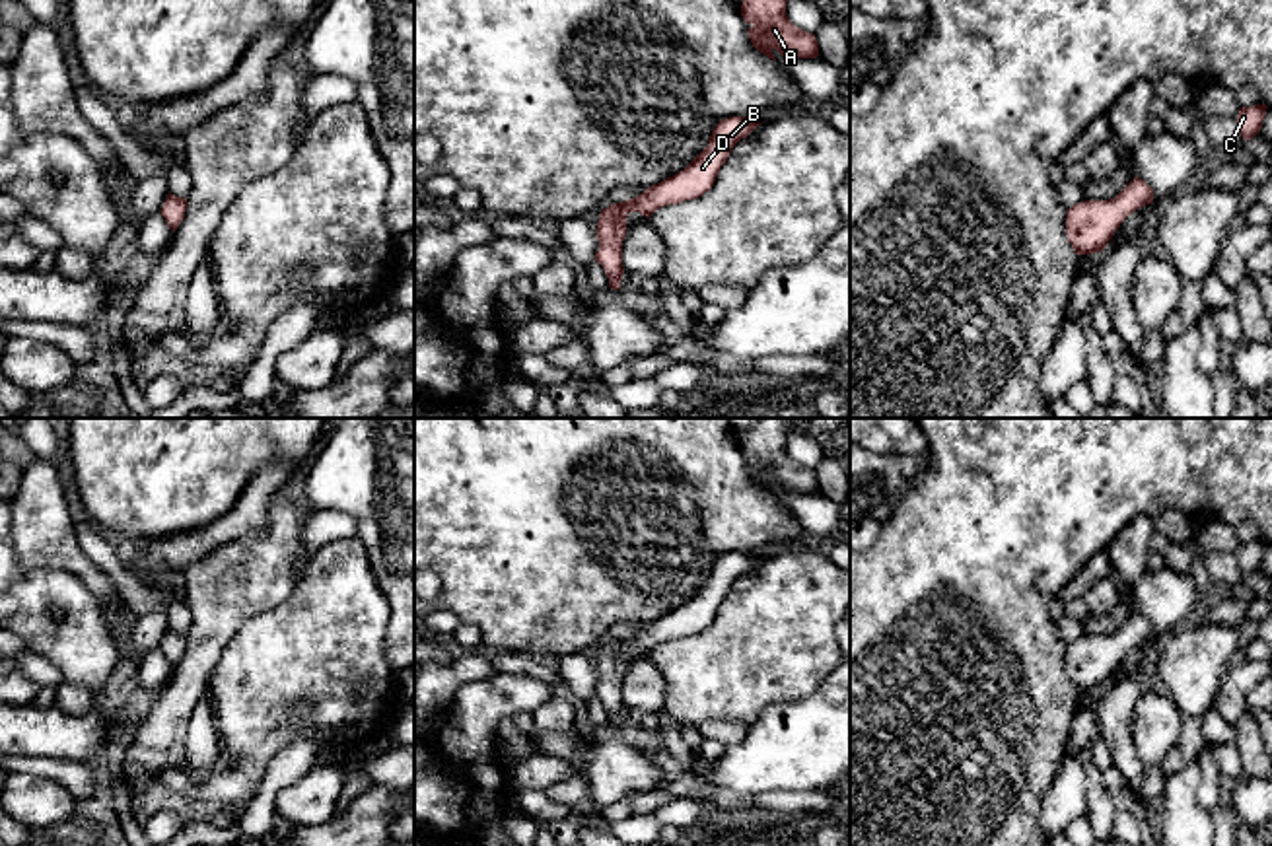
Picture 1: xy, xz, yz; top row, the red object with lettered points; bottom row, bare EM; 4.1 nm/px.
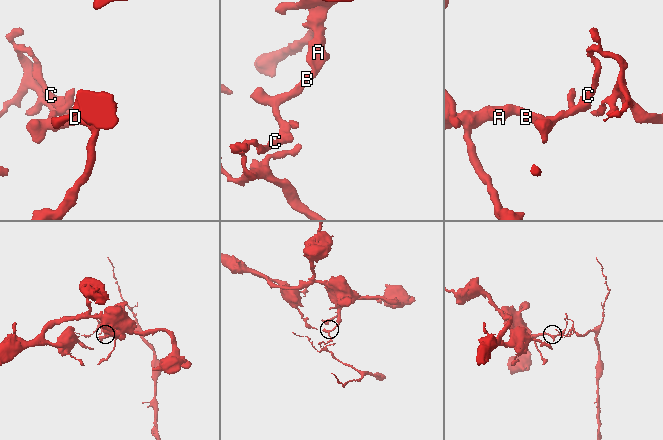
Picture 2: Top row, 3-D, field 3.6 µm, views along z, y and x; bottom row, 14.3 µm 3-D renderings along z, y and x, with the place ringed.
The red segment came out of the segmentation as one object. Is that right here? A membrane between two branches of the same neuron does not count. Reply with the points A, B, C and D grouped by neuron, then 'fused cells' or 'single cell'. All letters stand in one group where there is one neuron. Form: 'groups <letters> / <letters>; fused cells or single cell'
groups A B D / C; fused cells

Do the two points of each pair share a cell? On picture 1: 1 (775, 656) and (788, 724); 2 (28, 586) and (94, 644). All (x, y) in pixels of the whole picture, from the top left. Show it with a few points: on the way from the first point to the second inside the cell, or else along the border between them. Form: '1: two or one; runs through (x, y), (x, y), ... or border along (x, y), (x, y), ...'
1: two; border along (823, 679), (808, 697), (771, 704), (749, 726)
2: one; runs through (47, 588), (53, 588), (84, 619), (84, 625)

